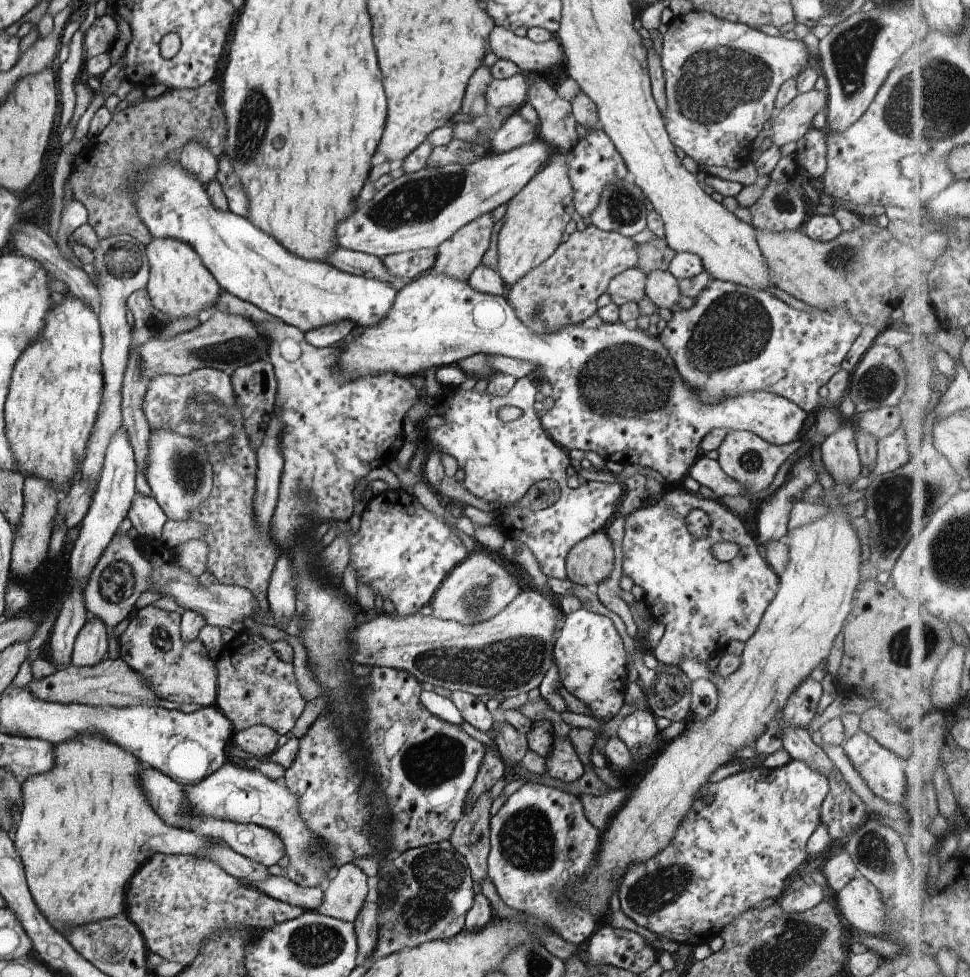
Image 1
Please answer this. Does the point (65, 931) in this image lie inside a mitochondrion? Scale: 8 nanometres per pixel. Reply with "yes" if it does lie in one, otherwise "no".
no

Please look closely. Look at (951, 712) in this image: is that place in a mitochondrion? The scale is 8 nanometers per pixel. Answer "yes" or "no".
no

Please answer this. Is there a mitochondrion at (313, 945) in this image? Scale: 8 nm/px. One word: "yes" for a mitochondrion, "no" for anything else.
yes

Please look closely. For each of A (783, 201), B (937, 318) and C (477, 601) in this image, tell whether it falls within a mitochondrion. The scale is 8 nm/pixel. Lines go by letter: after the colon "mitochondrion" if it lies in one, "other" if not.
A: mitochondrion
B: other
C: mitochondrion

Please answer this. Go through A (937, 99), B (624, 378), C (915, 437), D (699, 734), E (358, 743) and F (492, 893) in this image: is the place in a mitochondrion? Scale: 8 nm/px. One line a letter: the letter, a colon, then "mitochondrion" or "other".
A: mitochondrion
B: mitochondrion
C: other
D: other
E: other
F: other

